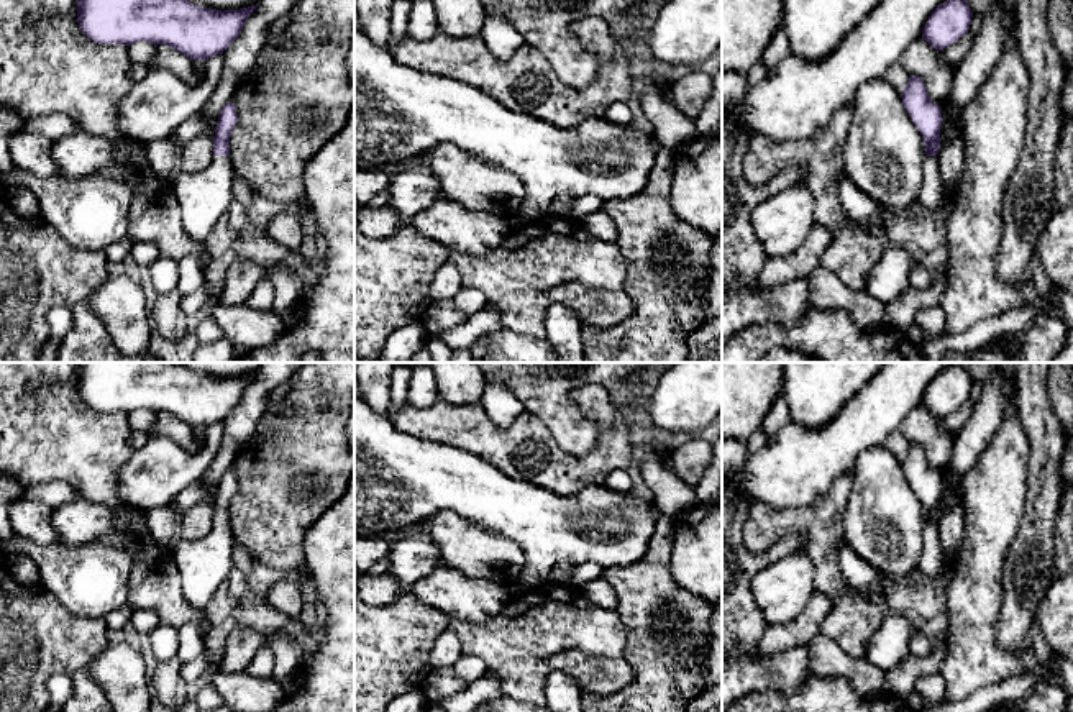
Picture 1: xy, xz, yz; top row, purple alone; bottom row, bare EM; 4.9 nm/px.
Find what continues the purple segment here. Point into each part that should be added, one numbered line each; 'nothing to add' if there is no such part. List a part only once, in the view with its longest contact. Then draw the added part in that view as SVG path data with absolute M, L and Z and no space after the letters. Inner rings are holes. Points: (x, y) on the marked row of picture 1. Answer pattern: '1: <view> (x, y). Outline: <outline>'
1: xy (205, 196). Outline: M213 156L207 169L180 172L171 182L185 230L205 246L199 259L203 272L213 259L207 249L208 235L235 200L231 192L235 174L230 156Z

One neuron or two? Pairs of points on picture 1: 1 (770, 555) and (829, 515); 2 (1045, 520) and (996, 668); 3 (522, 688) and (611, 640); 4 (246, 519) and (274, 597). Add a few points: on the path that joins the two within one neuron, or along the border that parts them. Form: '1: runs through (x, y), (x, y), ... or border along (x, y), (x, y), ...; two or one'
1: border along (806, 537), (799, 532), (791, 532), (767, 548); two
2: border along (999, 611), (996, 643), (1006, 650), (1029, 650); two
3: runs through (529, 660), (550, 638), (583, 638); one
4: border along (284, 576), (292, 579); two

